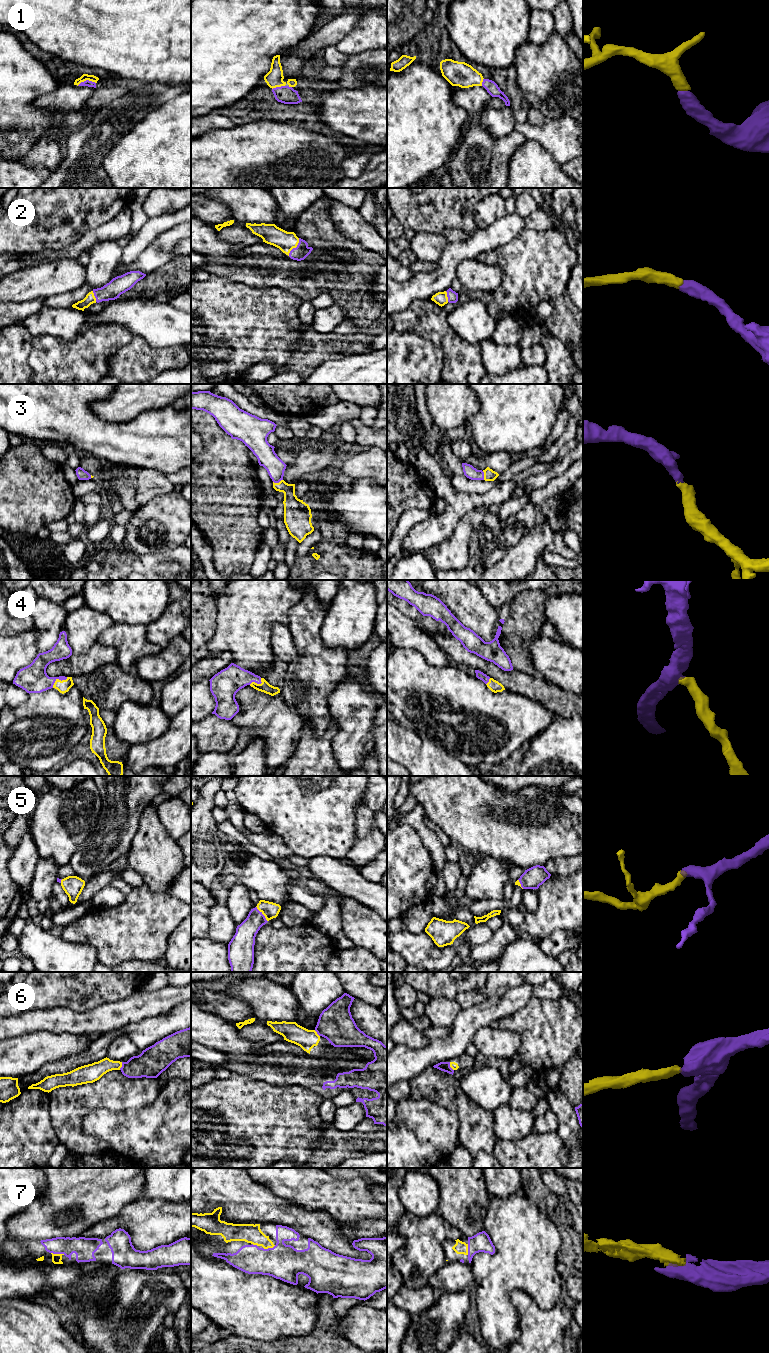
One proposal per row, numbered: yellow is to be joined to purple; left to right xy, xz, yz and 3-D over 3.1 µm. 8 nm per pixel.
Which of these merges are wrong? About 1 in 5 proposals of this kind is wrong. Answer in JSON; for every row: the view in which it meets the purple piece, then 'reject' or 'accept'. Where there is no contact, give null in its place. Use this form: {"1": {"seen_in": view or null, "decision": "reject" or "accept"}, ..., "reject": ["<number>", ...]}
{"1": {"seen_in": "xy", "decision": "accept"}, "2": {"seen_in": "xz", "decision": "accept"}, "3": {"seen_in": "xz", "decision": "accept"}, "4": {"seen_in": "xy", "decision": "accept"}, "5": {"seen_in": "xz", "decision": "accept"}, "6": {"seen_in": "xy", "decision": "reject"}, "7": {"seen_in": "xy", "decision": "accept"}, "reject": ["6"]}

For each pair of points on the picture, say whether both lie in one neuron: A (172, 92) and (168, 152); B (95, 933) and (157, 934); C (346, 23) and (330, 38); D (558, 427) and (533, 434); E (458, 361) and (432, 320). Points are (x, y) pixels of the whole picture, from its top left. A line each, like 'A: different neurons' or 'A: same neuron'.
A: different neurons
B: same neuron
C: same neuron
D: different neurons
E: same neuron

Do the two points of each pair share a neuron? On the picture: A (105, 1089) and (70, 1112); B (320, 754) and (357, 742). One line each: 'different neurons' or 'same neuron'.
A: same neuron
B: different neurons

